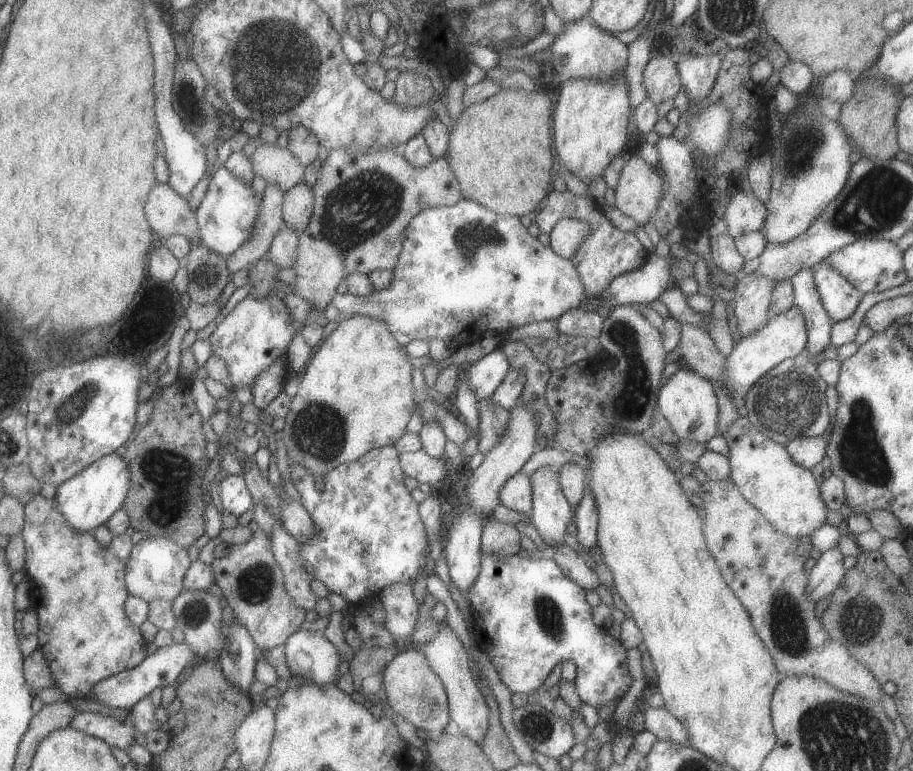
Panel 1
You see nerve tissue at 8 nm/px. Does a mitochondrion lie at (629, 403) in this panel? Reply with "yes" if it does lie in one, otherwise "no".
yes

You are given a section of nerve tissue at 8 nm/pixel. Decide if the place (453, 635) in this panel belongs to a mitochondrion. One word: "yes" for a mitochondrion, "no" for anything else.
no

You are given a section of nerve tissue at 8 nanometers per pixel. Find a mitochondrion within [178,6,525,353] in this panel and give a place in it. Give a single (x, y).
(276, 66)

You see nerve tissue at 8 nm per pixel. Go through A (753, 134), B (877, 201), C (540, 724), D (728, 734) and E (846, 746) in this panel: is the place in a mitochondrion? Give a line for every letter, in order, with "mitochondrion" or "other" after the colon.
A: other
B: mitochondrion
C: mitochondrion
D: other
E: mitochondrion

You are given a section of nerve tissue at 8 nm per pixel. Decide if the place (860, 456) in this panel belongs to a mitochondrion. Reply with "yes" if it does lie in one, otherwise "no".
yes

